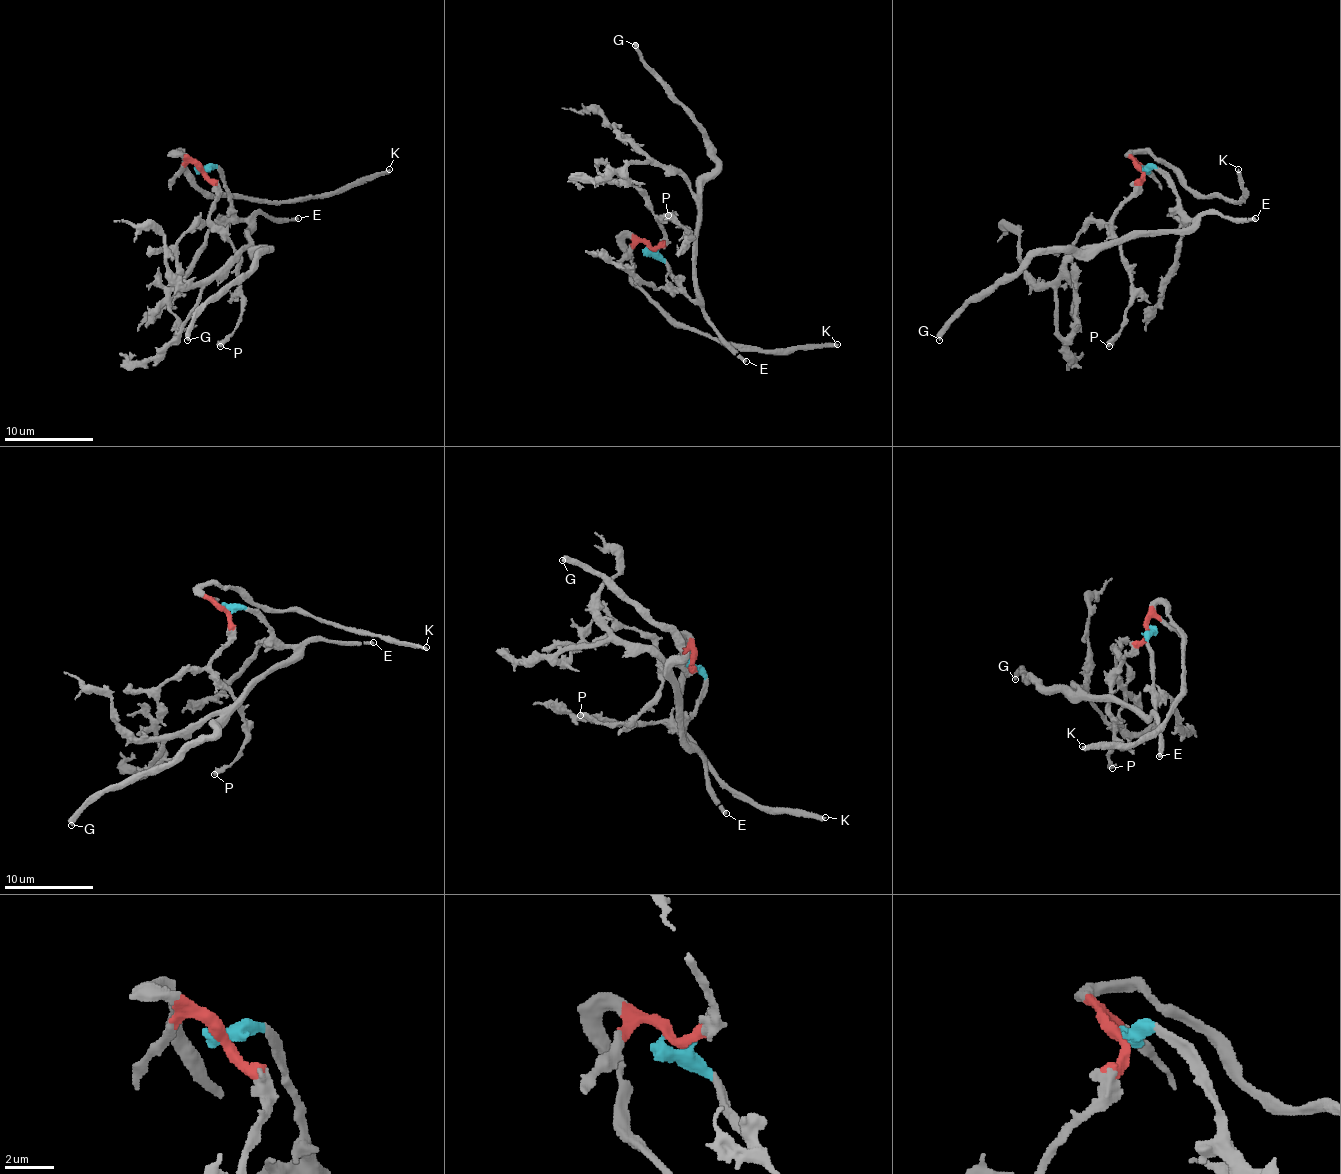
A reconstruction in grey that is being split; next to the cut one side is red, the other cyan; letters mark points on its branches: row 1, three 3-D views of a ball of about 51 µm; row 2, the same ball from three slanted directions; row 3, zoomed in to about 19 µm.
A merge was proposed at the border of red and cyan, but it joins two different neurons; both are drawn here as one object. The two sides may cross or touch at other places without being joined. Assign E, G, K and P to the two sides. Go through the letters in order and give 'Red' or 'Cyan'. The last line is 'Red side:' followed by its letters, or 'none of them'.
E: Cyan
G: Cyan
K: Red
P: Red
Red side: K, P

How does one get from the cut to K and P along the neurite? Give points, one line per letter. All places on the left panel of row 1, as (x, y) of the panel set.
K: (200, 168), (176, 153), (182, 155), (182, 168), (200, 188), (265, 202), (334, 195), (390, 168)
P: (200, 168), (216, 195), (216, 204), (209, 211), (211, 224), (225, 238), (238, 260), (240, 322), (220, 347)

